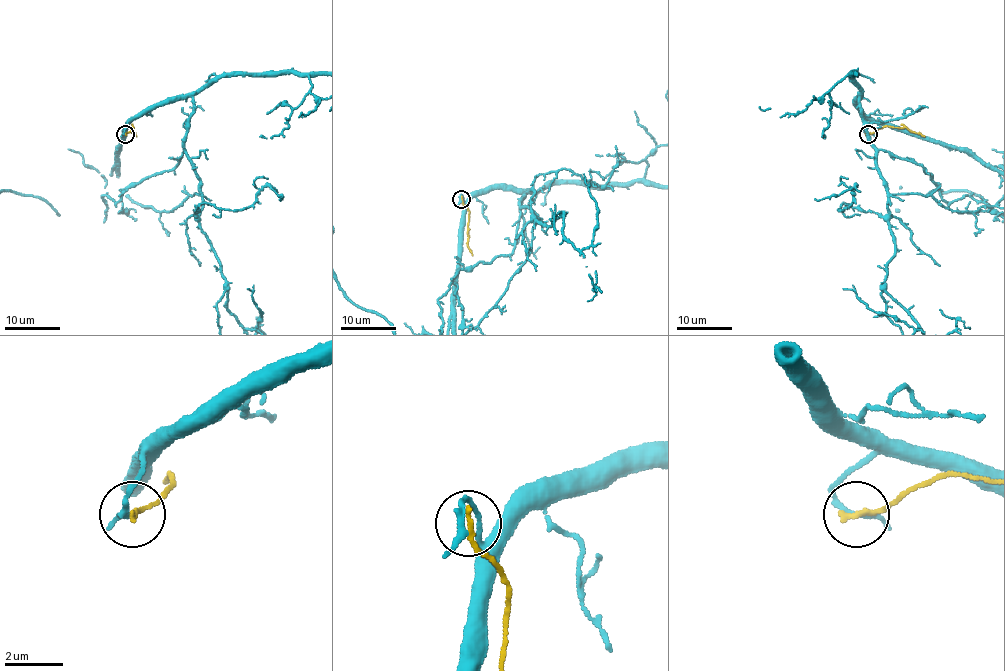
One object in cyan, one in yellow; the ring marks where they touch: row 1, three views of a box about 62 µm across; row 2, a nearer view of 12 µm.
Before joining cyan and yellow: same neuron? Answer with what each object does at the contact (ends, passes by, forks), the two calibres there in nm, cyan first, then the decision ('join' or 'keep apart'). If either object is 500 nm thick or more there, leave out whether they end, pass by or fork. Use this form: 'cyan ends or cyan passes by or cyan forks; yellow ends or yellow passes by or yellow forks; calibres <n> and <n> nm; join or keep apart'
cyan passes by; yellow ends; calibres 200 and 190 nm; join

